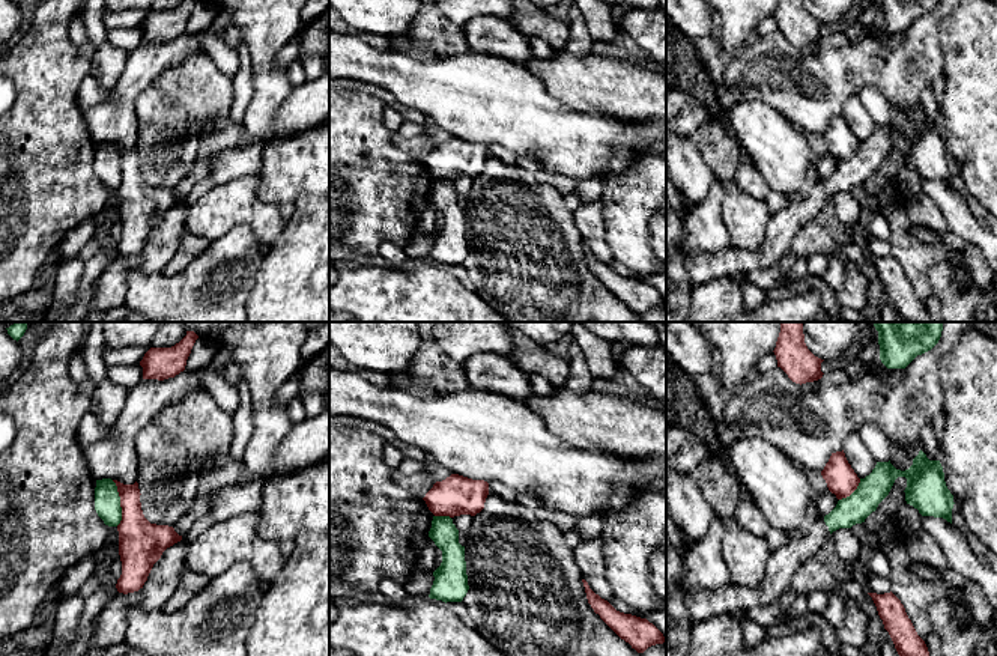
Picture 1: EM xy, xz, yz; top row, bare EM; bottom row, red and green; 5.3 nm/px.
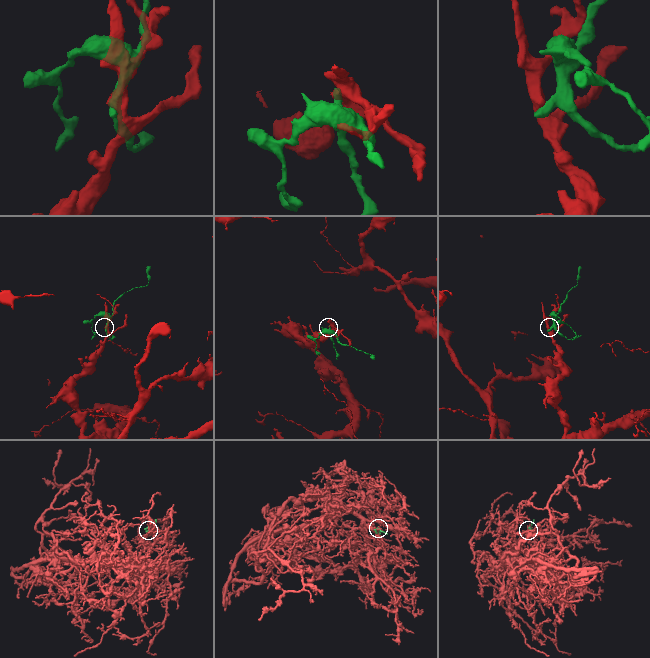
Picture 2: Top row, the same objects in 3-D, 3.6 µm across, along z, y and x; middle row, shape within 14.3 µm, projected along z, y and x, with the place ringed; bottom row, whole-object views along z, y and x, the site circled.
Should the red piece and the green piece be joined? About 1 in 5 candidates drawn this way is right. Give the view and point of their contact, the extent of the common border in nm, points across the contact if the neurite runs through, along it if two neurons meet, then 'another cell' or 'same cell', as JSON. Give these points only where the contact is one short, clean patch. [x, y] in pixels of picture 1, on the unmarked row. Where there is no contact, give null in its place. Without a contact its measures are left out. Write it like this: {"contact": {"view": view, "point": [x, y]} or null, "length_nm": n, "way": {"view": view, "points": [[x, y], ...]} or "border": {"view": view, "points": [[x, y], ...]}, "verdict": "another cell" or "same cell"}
{"contact": {"view": "xy", "point": [121, 166]}, "length_nm": 260, "verdict": "another cell"}

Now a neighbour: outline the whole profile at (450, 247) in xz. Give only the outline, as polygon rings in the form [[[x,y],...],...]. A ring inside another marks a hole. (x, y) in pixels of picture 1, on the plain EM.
[[[433,179],[429,200],[442,214],[442,226],[433,235],[435,244],[429,260],[445,266],[462,265],[469,248],[465,209],[459,206],[459,193],[450,179]]]

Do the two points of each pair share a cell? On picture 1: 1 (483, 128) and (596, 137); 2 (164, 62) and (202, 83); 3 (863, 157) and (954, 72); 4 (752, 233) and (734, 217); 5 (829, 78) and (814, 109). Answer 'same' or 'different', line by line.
1: same
2: different
3: different
4: same
5: same

